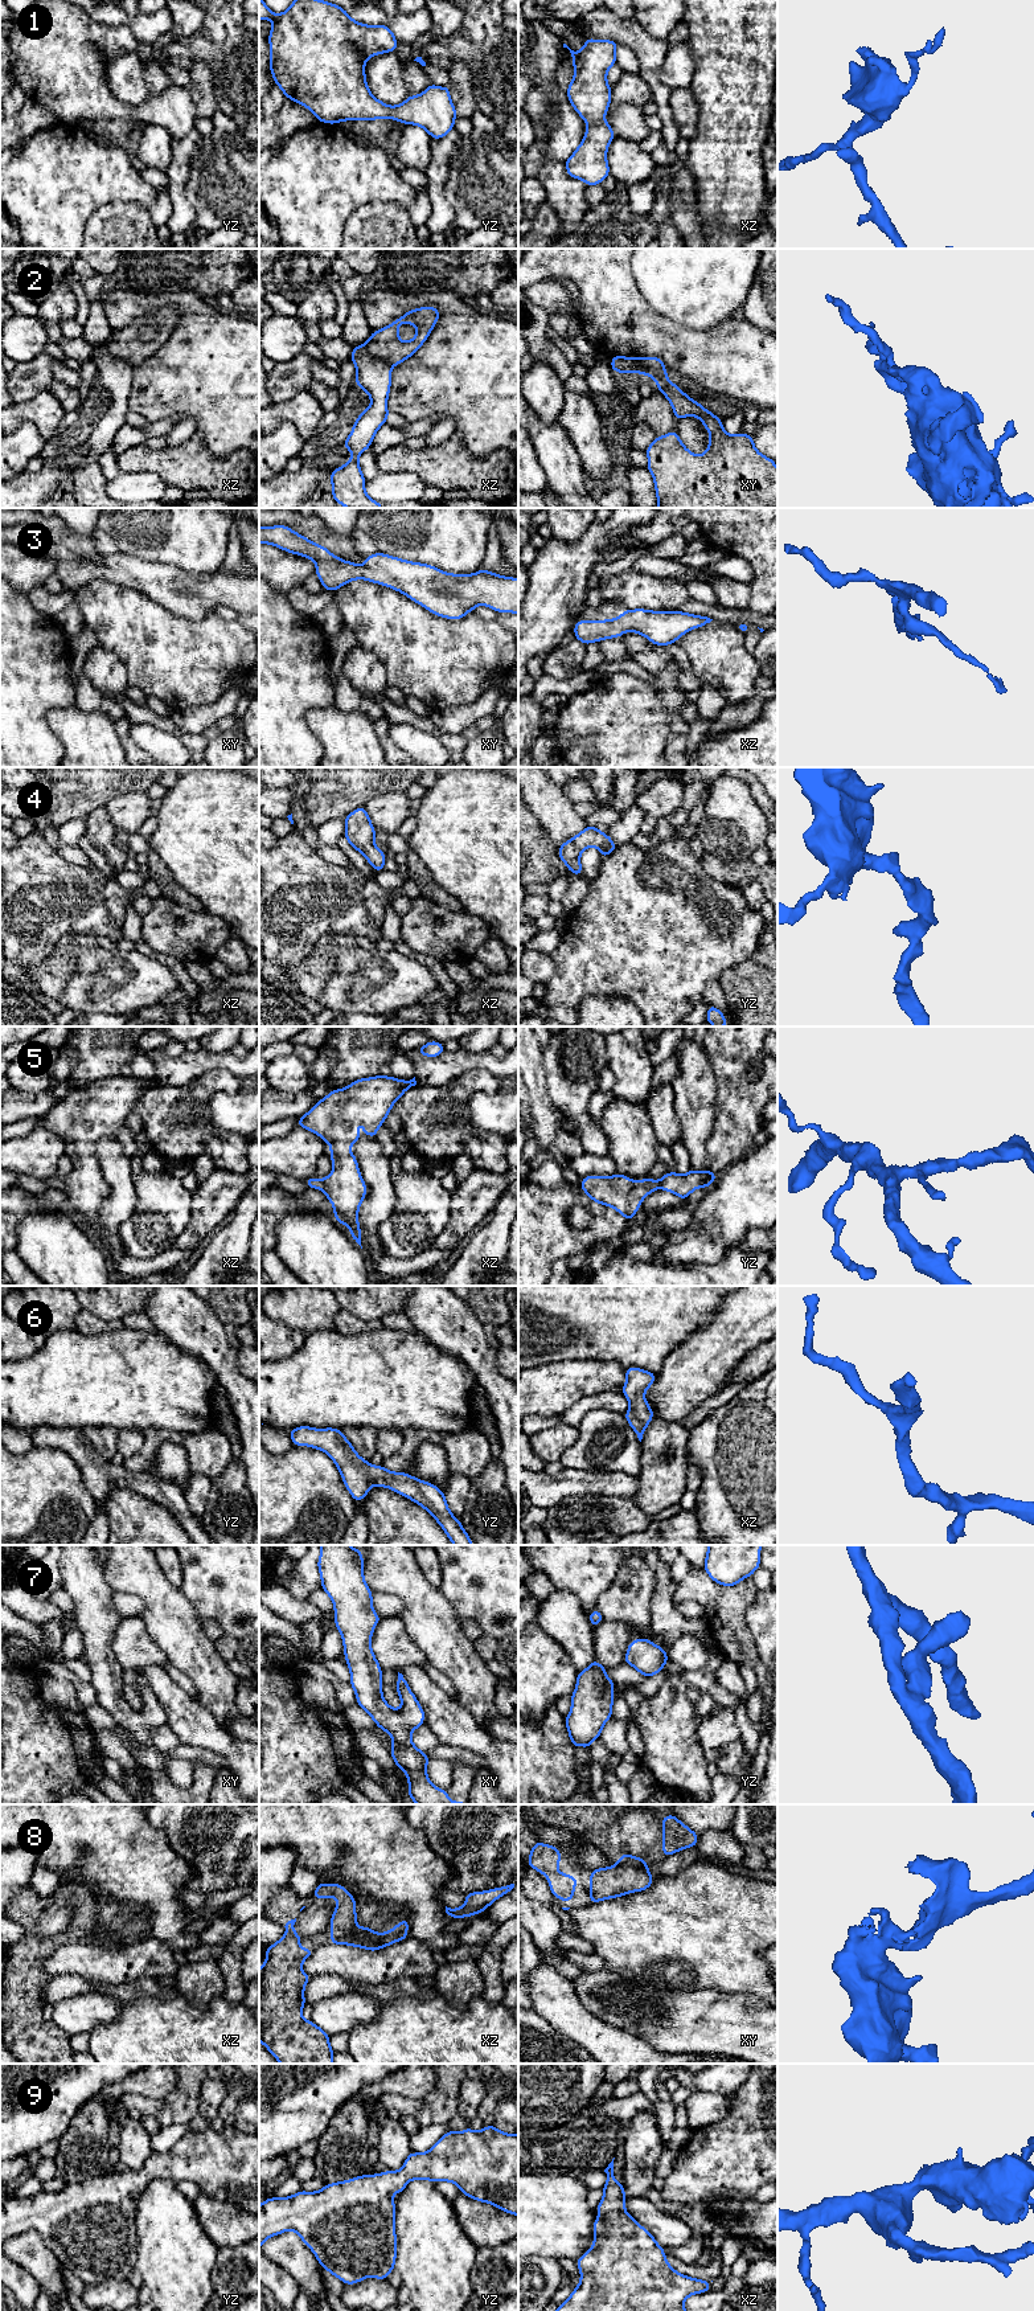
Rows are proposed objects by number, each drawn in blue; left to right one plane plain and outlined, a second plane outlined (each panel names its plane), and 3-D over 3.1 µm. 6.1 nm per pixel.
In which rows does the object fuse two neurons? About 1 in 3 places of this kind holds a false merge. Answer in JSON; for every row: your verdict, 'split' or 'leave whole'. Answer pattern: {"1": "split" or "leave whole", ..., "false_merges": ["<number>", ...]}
{"1": "leave whole", "2": "split", "3": "leave whole", "4": "leave whole", "5": "leave whole", "6": "leave whole", "7": "leave whole", "8": "split", "9": "leave whole", "false_merges": ["2", "8"]}

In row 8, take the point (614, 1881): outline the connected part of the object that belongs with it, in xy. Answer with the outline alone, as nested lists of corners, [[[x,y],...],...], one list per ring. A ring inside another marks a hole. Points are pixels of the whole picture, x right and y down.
[[[612,1865],[590,1873],[590,1904],[648,1889],[653,1876],[644,1868]]]

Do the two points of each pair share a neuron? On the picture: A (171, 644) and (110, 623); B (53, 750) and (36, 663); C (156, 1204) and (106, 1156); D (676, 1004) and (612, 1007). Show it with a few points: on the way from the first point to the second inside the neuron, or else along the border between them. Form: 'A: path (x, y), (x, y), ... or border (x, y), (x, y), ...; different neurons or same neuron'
A: path (156, 644), (130, 623), (124, 623); same neuron
B: path (36, 729), (36, 684); same neuron
C: border (134, 1179), (135, 1209), (131, 1213); different neurons
D: border (624, 996), (641, 1012); different neurons

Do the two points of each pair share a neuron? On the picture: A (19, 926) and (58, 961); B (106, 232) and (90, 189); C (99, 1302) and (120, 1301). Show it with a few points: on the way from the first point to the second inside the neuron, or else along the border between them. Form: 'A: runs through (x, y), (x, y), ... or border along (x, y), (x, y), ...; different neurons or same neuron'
A: border along (57, 946), (31, 968), (33, 980); different neurons
B: border along (127, 201), (102, 204), (90, 216), (83, 234); different neurons
C: runs through (105, 1302), (115, 1301); same neuron

